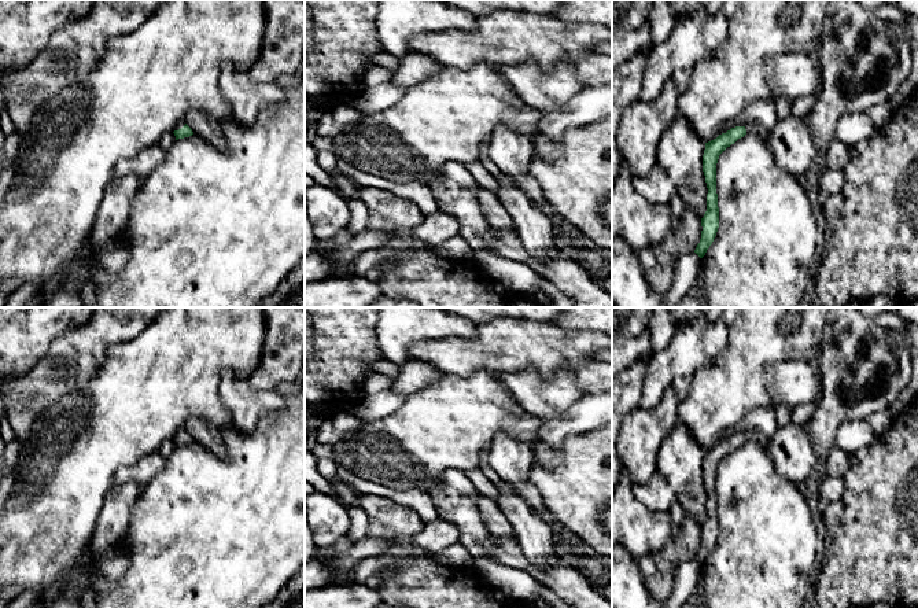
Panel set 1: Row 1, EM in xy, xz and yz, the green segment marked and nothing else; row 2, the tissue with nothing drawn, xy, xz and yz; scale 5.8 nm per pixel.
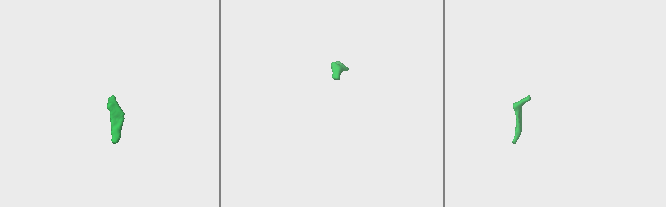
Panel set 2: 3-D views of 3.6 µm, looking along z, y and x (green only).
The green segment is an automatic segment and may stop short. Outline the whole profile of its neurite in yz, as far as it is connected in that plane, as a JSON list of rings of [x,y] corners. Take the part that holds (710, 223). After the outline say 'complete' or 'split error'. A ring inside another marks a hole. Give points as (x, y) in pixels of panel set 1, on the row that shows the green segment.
[[[748,124],[746,126],[735,126],[716,139],[705,143],[703,155],[703,172],[708,188],[707,211],[701,218],[701,239],[696,250],[690,254],[679,257],[675,264],[675,276],[670,290],[663,295],[666,307],[678,307],[679,302],[690,292],[690,288],[700,279],[700,264],[707,250],[712,244],[719,228],[719,207],[716,194],[716,163],[719,155],[738,139],[746,133],[756,133],[767,139],[770,130],[762,124]]] | split error

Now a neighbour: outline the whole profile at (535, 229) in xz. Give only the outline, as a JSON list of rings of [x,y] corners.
[[[508,174],[495,177],[497,196],[515,224],[524,248],[537,259],[546,259],[558,246],[549,217],[523,192]]]

